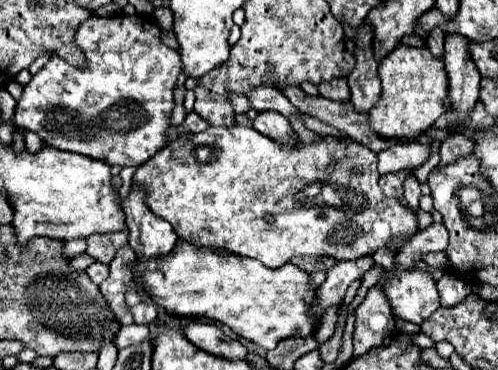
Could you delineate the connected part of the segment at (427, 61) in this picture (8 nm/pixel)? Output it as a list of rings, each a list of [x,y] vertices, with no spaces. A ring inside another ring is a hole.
[[[398,45],[382,59],[378,73],[382,81],[382,97],[368,117],[370,125],[384,139],[416,139],[418,133],[432,127],[436,119],[448,111],[448,75],[444,75],[444,61],[434,57],[428,47]]]

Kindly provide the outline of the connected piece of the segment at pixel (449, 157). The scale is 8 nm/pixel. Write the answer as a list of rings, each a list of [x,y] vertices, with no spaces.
[[[454,133],[440,143],[440,165],[456,161],[458,157],[466,157],[474,151],[474,141],[462,133]]]

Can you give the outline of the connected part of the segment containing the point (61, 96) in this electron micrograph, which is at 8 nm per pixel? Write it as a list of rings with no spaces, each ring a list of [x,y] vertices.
[[[92,15],[76,29],[76,45],[86,55],[86,67],[72,67],[60,57],[50,61],[24,85],[22,99],[16,103],[16,127],[40,135],[40,139],[56,149],[88,155],[108,165],[138,167],[166,147],[166,135],[174,109],[172,91],[182,71],[180,53],[166,47],[160,39],[160,27],[140,15],[98,17]]]

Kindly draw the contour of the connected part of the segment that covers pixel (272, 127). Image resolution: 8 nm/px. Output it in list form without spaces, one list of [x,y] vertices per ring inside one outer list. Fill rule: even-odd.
[[[262,111],[258,113],[258,117],[252,121],[254,129],[270,139],[274,139],[276,143],[290,143],[294,145],[296,143],[296,135],[290,127],[290,123],[276,111]]]

